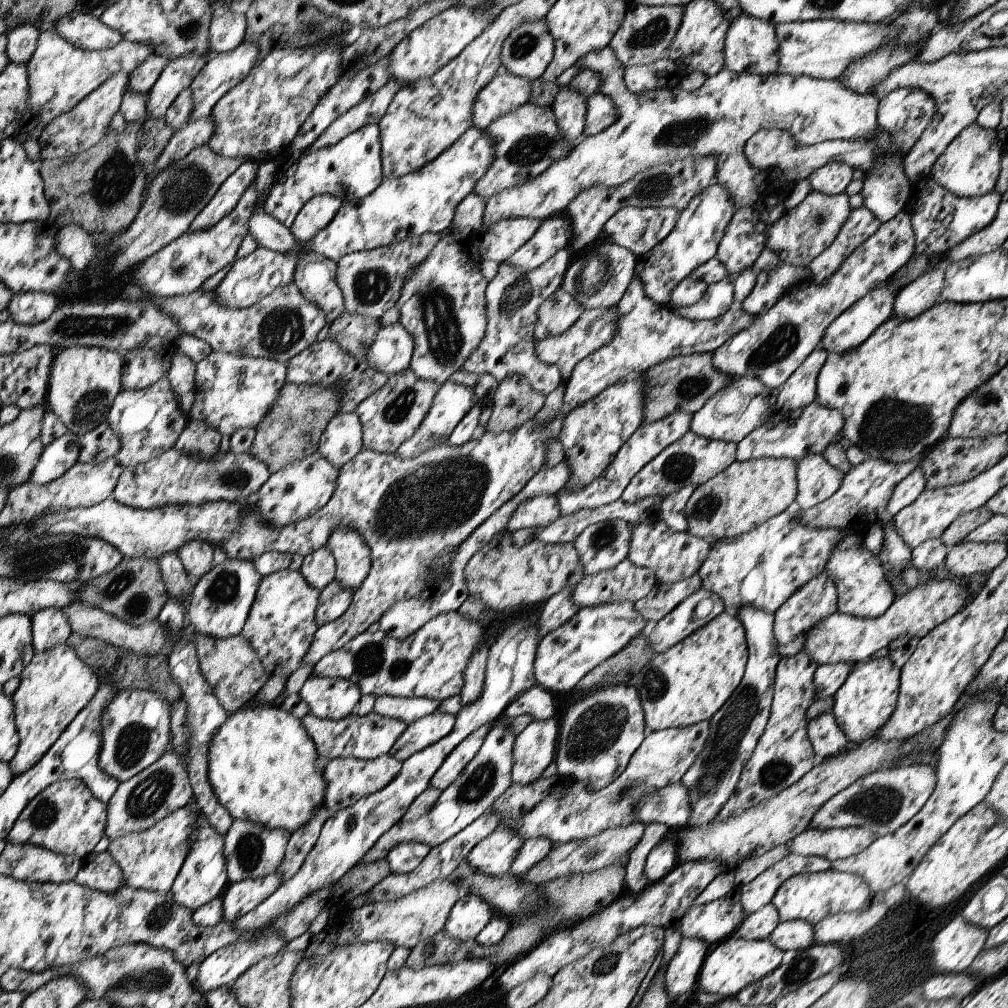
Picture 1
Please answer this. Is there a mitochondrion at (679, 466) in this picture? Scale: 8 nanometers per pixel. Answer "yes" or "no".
yes

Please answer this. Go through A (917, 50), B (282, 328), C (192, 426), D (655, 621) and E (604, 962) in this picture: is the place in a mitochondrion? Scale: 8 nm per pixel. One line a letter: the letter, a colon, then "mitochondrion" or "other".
A: other
B: mitochondrion
C: other
D: other
E: mitochondrion

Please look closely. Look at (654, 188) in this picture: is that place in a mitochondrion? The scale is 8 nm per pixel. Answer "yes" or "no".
yes

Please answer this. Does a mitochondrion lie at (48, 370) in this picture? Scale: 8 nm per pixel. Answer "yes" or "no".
no

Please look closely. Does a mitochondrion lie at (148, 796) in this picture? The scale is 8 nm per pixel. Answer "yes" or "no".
yes

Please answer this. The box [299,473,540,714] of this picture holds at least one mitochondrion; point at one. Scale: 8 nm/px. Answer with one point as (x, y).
(371, 659)

